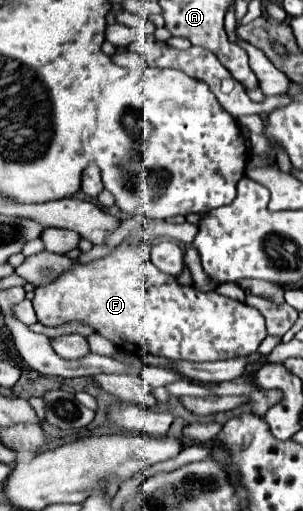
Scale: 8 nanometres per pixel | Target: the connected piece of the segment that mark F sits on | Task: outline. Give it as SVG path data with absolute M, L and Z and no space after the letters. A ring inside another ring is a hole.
M120 244L104 258L72 266L64 276L58 276L50 284L34 290L34 310L38 322L44 326L80 322L94 328L96 334L108 338L116 348L122 348L130 354L138 352L138 346L142 346L148 350L148 354L186 362L216 362L230 360L224 356L250 356L266 338L264 316L256 308L226 298L218 292L198 292L194 286L182 286L174 276L158 270L152 264L150 244Z

